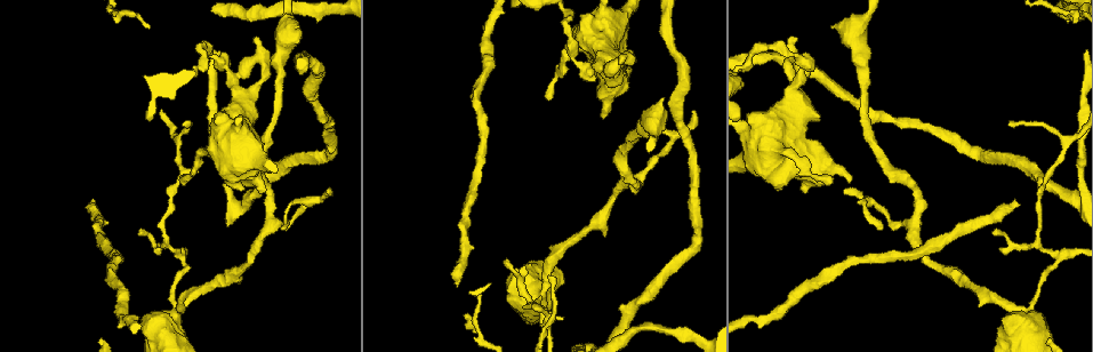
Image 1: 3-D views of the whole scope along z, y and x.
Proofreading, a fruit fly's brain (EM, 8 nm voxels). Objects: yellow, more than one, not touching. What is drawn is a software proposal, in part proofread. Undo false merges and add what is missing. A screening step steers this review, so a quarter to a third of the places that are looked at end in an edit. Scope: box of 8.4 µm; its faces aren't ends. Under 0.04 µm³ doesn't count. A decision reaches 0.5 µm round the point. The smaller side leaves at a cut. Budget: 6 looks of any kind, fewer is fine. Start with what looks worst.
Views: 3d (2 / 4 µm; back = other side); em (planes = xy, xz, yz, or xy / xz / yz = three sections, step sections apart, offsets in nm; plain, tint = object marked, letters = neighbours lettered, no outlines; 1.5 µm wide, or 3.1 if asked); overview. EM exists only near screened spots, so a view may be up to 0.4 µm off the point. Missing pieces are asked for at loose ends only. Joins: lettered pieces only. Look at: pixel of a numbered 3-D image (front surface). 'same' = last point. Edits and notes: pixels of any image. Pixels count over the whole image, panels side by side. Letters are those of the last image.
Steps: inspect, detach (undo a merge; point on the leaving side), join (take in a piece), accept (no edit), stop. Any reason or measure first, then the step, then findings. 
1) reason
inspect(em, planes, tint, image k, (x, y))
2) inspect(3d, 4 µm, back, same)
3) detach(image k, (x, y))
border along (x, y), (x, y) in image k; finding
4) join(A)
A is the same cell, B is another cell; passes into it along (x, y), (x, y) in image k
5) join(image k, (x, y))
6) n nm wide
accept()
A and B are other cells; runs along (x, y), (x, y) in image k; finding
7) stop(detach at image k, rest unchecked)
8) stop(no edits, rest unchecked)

an open end
inspect(3d, 4 µm, image 1, (458, 282))

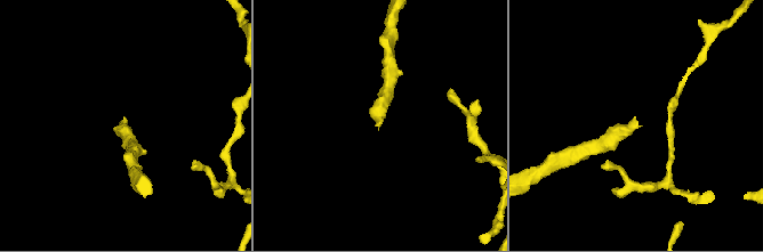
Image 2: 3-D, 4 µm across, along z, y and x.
inspect(em, planes, letters, image 2, (126, 120))

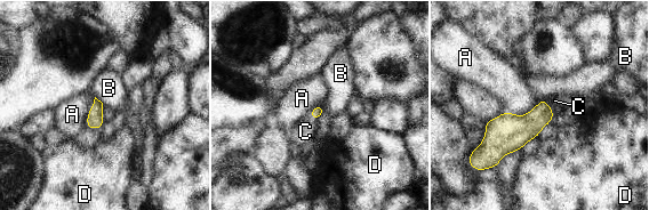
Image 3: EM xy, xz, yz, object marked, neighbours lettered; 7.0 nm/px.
join(C)
C is the same cell, A, B and D are other cells; passes into it along (521, 129), (546, 104), (554, 101) in image 3; the neuron continues

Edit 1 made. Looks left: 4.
see it whole again
inspect(overview)

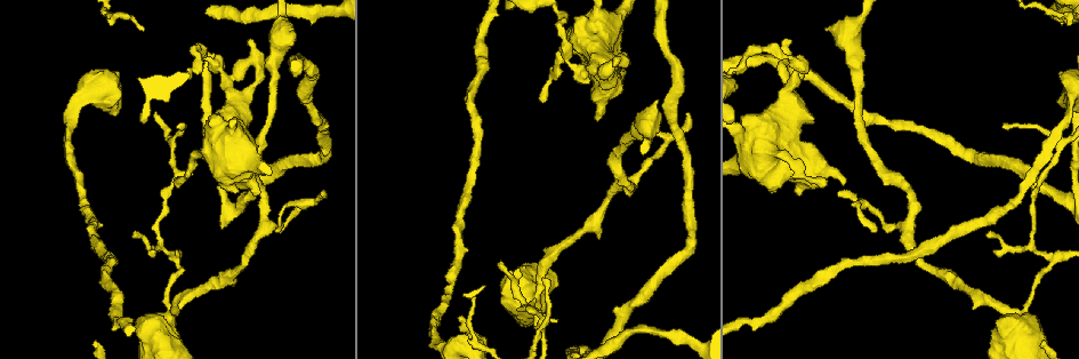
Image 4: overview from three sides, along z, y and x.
free end
inspect(3d, 2 µm, image 4, (542, 103))

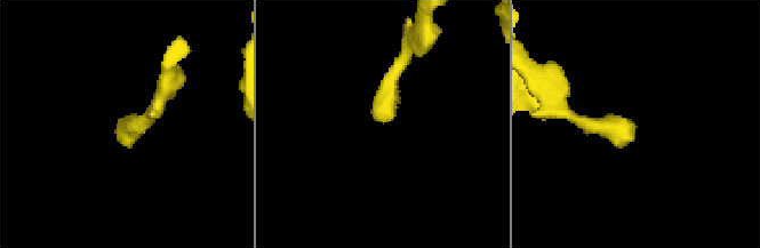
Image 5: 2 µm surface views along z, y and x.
now the EM
inspect(em, planes, letters, image 5, (633, 141))

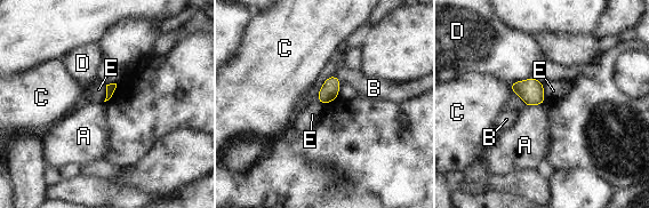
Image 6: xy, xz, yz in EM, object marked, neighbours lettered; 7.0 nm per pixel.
accept()
A, B, C, D and E are other cells; border along (544, 103), (526, 108) in image 6; no lettered piece goes on from it

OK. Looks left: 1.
sharp bend
inspect(em, xy, step 8, letters, image 4, (178, 263))

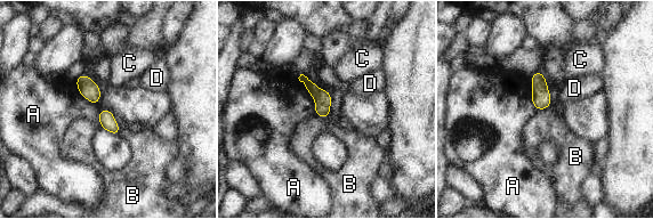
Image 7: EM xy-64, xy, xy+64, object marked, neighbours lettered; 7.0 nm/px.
detach(image 7, (311, 87))
A, B, C and D are other cells; border along (320, 89), (314, 98) in image 7; two neurons meet here

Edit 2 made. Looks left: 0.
stop(join at image 3, detach at image 7, rest unchecked)

